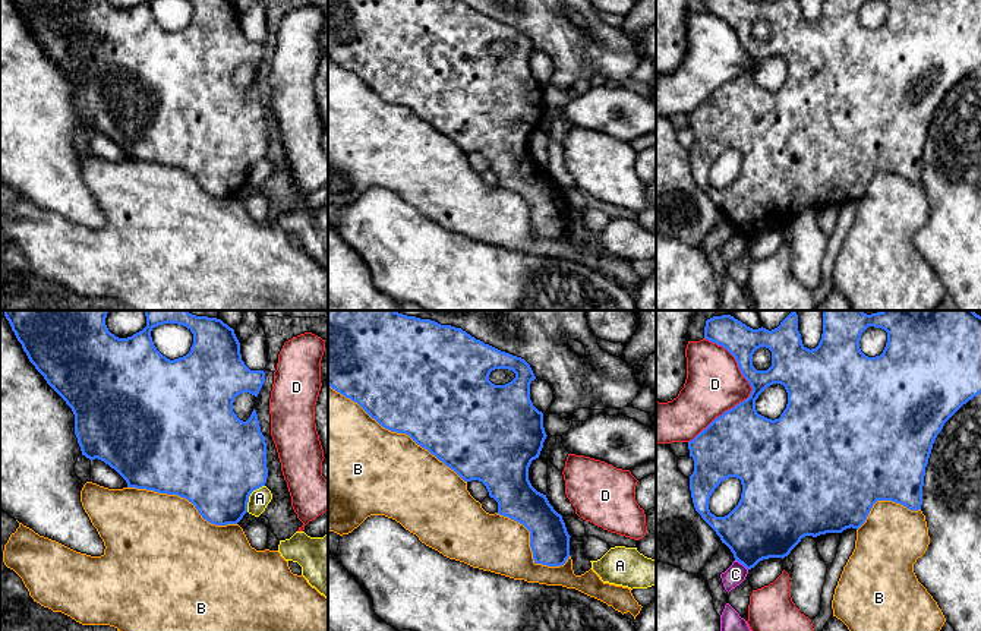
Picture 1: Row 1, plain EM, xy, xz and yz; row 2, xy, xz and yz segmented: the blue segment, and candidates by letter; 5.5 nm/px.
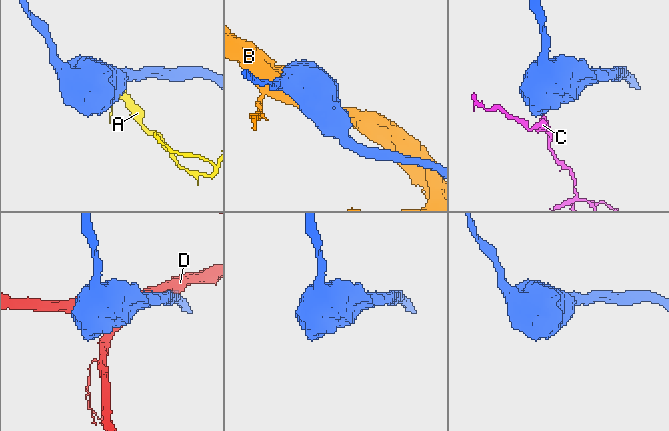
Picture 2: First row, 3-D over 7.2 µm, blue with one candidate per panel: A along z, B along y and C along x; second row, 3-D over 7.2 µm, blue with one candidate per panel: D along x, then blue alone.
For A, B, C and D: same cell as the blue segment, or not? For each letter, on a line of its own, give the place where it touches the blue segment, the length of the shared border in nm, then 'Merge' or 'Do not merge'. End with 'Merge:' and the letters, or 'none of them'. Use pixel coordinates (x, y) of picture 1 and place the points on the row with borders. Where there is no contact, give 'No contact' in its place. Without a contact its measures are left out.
A: Touches blue at xy (249, 495). Shared border 180 nm. Do not merge
B: Touches blue at xz (397, 432). Shared border 950 nm. Do not merge
C: Touches blue at yz (741, 562). Shared border 90 nm. Do not merge
D: Touches blue at yz (751, 393). Shared border 600 nm. Do not merge
Merge: none of them

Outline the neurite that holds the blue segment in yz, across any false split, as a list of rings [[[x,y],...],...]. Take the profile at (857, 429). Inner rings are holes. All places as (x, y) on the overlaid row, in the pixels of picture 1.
[[[797,310],[772,331],[763,326],[753,329],[731,315],[713,316],[706,321],[704,338],[735,357],[753,391],[688,442],[694,460],[690,490],[695,511],[747,570],[763,559],[783,559],[805,536],[842,533],[851,527],[858,530],[877,501],[921,509],[925,467],[937,435],[963,404],[981,394],[981,316],[974,310],[881,310],[871,315],[862,310],[823,310],[821,340],[811,350],[802,344]],[[868,326],[887,332],[886,347],[876,357],[865,356],[859,348]],[[760,347],[772,351],[767,370],[753,366],[753,354]],[[773,384],[783,385],[788,392],[786,408],[775,420],[756,410],[756,400]],[[729,477],[741,480],[741,499],[728,515],[716,517],[709,509],[709,499]]]

